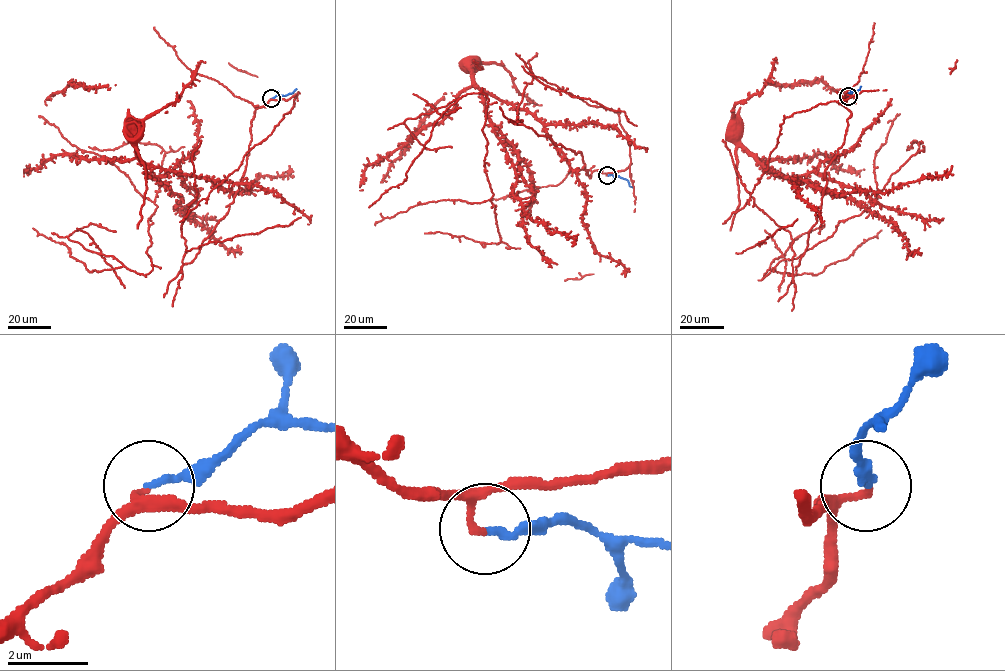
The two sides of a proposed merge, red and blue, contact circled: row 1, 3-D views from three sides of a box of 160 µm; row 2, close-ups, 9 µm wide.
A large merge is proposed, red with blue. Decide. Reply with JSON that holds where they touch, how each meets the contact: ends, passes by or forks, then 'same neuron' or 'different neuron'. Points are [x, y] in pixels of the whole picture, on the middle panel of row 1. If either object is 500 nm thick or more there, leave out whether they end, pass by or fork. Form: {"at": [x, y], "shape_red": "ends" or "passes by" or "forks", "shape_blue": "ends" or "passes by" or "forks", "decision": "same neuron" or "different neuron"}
{"at": [607, 175], "shape_red": "ends", "shape_blue": "ends", "decision": "same neuron"}

